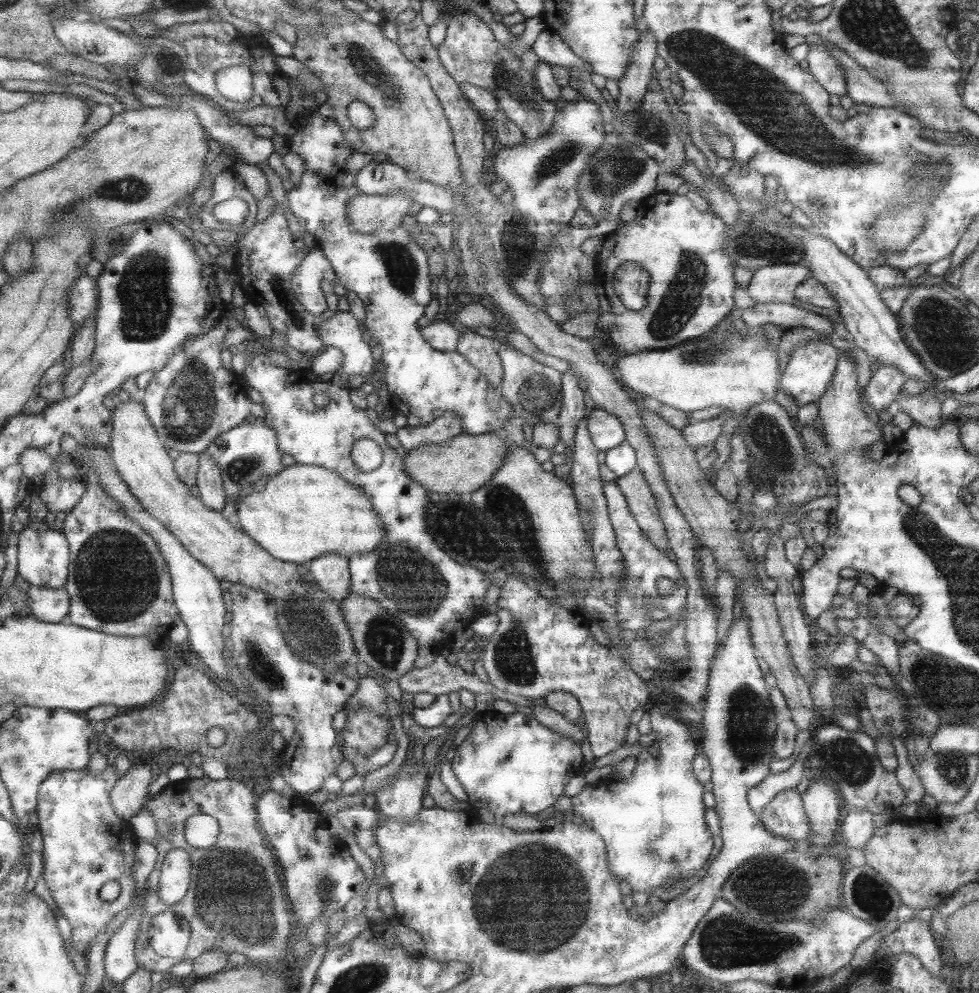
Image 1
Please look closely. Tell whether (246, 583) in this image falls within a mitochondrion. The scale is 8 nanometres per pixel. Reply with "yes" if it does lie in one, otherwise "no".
no

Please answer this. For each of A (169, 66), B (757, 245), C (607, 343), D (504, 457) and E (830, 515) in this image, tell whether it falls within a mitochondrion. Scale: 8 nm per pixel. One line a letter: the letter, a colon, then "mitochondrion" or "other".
A: other
B: mitochondrion
C: other
D: other
E: other

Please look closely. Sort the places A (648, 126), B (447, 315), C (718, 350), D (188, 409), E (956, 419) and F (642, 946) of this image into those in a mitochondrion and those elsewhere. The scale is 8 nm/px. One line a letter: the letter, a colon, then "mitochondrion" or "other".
A: mitochondrion
B: other
C: mitochondrion
D: mitochondrion
E: other
F: other

